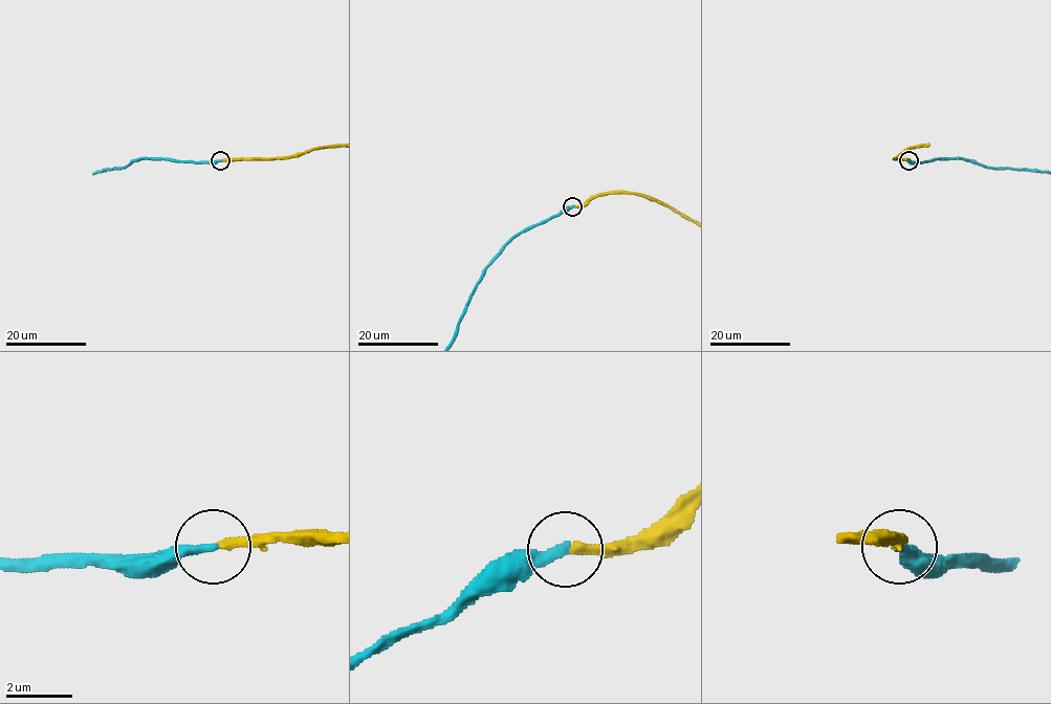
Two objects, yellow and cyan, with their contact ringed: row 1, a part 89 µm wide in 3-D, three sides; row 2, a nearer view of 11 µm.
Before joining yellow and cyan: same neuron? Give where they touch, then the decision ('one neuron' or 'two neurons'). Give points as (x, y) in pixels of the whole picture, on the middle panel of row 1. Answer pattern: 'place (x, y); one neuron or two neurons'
place (572, 206); one neuron

